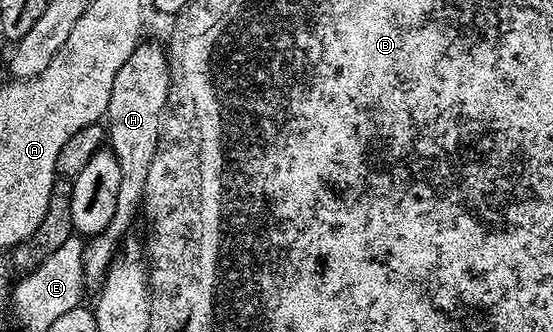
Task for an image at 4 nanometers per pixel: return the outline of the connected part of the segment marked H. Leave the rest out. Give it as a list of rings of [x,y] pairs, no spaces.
[[[142,41],[133,54],[125,60],[113,82],[113,94],[107,107],[105,128],[107,142],[121,166],[121,185],[117,192],[117,205],[113,219],[106,230],[90,237],[84,243],[84,263],[91,264],[91,274],[102,279],[116,259],[119,245],[128,235],[127,230],[133,216],[142,209],[145,183],[148,181],[149,166],[156,153],[162,128],[163,113],[166,111],[168,91],[171,89],[170,57],[166,49],[155,42]]]

